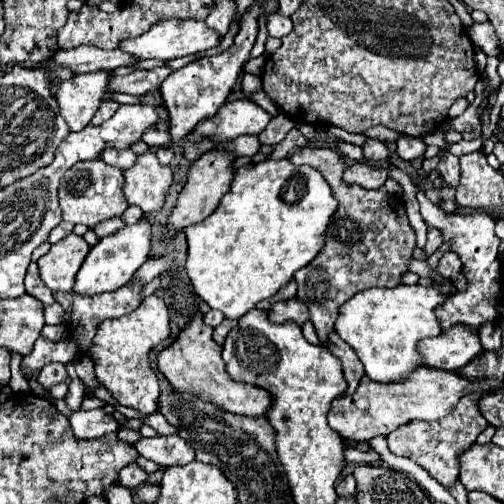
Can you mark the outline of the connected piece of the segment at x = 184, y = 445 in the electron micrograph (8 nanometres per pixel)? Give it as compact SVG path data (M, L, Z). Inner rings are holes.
M154 435L148 439L142 437L138 443L134 443L134 447L142 457L158 463L160 467L188 465L196 459L194 447L190 447L190 443L178 435L170 435L170 437Z

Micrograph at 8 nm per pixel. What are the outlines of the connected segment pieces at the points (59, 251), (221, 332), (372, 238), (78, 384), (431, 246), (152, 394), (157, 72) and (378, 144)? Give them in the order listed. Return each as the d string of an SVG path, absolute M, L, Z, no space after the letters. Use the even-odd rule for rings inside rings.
M70 233L52 249L40 257L40 277L52 293L72 293L76 283L76 273L88 255L90 245L76 233Z
M224 319L224 321L214 329L214 341L222 345L224 339L226 339L226 335L228 335L236 325L238 325L238 319Z
M306 145L302 149L296 149L290 155L290 161L294 165L316 167L340 203L340 207L334 213L334 219L330 223L330 229L326 231L326 247L322 249L322 255L318 255L318 259L314 259L314 263L310 263L310 267L302 267L302 271L298 271L294 275L294 279L298 283L296 299L306 303L306 307L312 313L310 321L316 329L316 335L322 341L322 345L328 347L328 335L334 331L334 321L338 319L338 311L352 295L356 295L358 291L370 289L370 287L396 287L402 283L402 275L408 271L408 263L410 263L414 247L416 247L416 233L408 221L402 197L390 195L384 187L368 191L360 185L348 185L343 182L342 175L346 167L344 166L344 158L336 150L325 146L308 147Z
M73 361L66 364L66 370L71 378L71 385L69 385L68 393L64 401L68 407L72 409L72 412L75 412L80 409L85 392L85 386L76 375Z
M428 227L428 243L426 243L426 253L428 255L432 255L440 245L444 243L444 237L438 233L438 229L434 229L434 227Z
M156 293L148 295L136 311L126 317L118 317L102 323L94 337L92 357L98 381L112 393L112 397L126 407L138 409L140 415L154 413L158 409L160 383L150 367L150 351L164 345L170 339L170 311L164 299Z
M156 67L156 69L140 69L126 77L114 79L114 87L118 87L118 93L130 93L130 95L146 95L150 91L160 89L162 81L174 73L172 67Z
M368 139L364 143L364 155L368 159L376 159L376 161L382 161L382 159L388 159L390 157L390 151L386 149L386 145L382 141L376 141L376 139Z

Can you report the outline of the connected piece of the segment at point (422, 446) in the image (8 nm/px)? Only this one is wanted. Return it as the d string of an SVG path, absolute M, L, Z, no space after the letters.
M477 391L476 393L464 396L469 397L472 400L472 406L474 407L472 407L470 411L464 411L464 413L452 413L456 409L456 407L454 407L454 409L450 411L450 415L446 415L446 417L444 417L444 419L440 419L440 421L430 421L430 423L408 423L408 425L398 427L396 431L392 431L392 433L386 437L386 439L388 439L388 447L390 447L390 451L392 451L394 455L402 455L402 457L408 457L410 461L418 463L418 465L420 465L420 467L424 467L424 469L426 469L426 471L428 471L428 473L430 473L430 475L432 475L432 477L434 477L434 479L436 479L440 485L444 485L444 487L448 487L448 489L452 489L452 487L456 485L456 481L458 481L458 455L460 455L460 453L462 453L466 447L470 447L470 443L474 443L474 441L476 441L476 437L478 437L478 435L480 435L480 433L482 433L482 431L488 427L486 419L484 419L484 417L480 415L480 411L478 411L478 399L480 399L480 395L482 395L482 393Z

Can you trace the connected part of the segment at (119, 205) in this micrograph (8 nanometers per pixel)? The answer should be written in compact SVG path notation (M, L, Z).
M102 159L76 163L62 177L60 191L58 191L64 221L84 223L86 227L94 229L98 223L102 223L106 219L120 217L128 207L128 203L126 203L126 199L122 195L122 183L124 183L122 171L118 167L112 167L112 165L104 163Z

